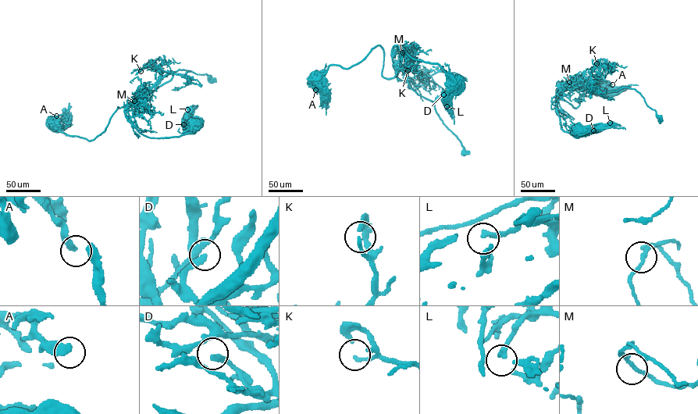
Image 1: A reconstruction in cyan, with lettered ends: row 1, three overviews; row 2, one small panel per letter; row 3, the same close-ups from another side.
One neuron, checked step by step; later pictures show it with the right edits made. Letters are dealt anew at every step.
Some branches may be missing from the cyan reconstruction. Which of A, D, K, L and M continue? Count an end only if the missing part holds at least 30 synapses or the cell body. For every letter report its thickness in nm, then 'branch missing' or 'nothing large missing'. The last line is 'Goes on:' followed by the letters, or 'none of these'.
A: 300 nm thick; nothing large missing
D: 170 nm thick; nothing large missing
K: 130 nm thick; nothing large missing
L: 160 nm thick; nothing large missing
M: 130 nm thick; nothing large missing
Goes on: none of these

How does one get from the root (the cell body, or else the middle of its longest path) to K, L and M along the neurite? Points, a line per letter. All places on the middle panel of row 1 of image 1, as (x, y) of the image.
K: (464, 153), (434, 102), (411, 87), (404, 70), (411, 69), (425, 76), (425, 84), (414, 84), (407, 70)
L: (464, 153), (434, 102), (411, 87), (393, 47), (436, 63), (453, 78), (446, 106)
M: (464, 153), (461, 142), (443, 123), (434, 102), (409, 85), (404, 71), (407, 57), (402, 52)

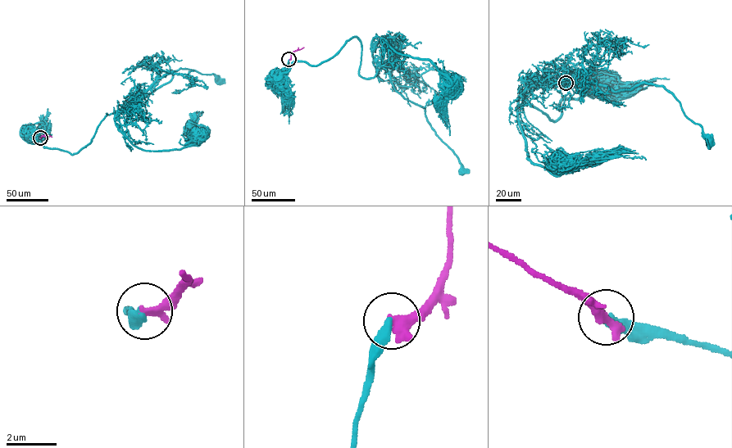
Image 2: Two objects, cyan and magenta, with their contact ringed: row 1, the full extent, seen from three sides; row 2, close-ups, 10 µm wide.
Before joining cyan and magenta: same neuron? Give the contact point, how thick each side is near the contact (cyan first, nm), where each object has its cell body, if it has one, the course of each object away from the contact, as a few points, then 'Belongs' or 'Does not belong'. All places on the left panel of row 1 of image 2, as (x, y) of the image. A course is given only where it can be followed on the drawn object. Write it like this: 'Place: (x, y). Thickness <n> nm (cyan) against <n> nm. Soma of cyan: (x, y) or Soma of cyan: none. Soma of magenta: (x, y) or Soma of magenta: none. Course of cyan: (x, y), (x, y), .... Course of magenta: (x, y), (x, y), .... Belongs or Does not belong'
Place: (40, 138). Thickness 320 nm (cyan) against 420 nm. Soma of cyan: (217, 79). Soma of magenta: none. Course of cyan: (40, 138), (35, 142), (45, 147), (75, 154), (106, 113), (121, 114), (176, 70), (218, 79). Course of magenta: (40, 138), (52, 137). Belongs

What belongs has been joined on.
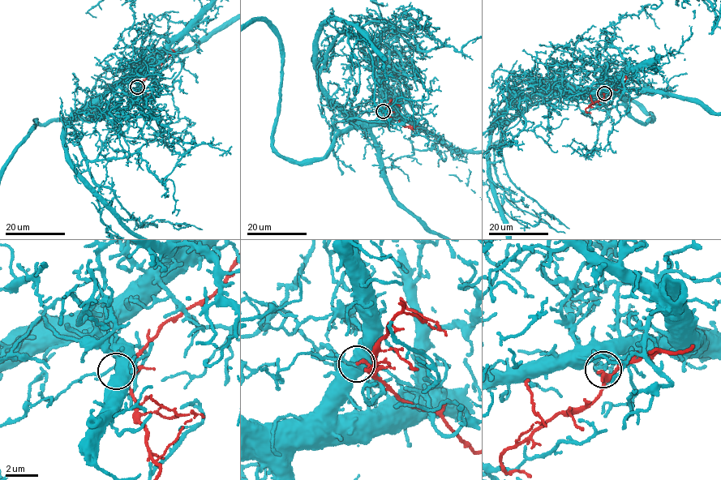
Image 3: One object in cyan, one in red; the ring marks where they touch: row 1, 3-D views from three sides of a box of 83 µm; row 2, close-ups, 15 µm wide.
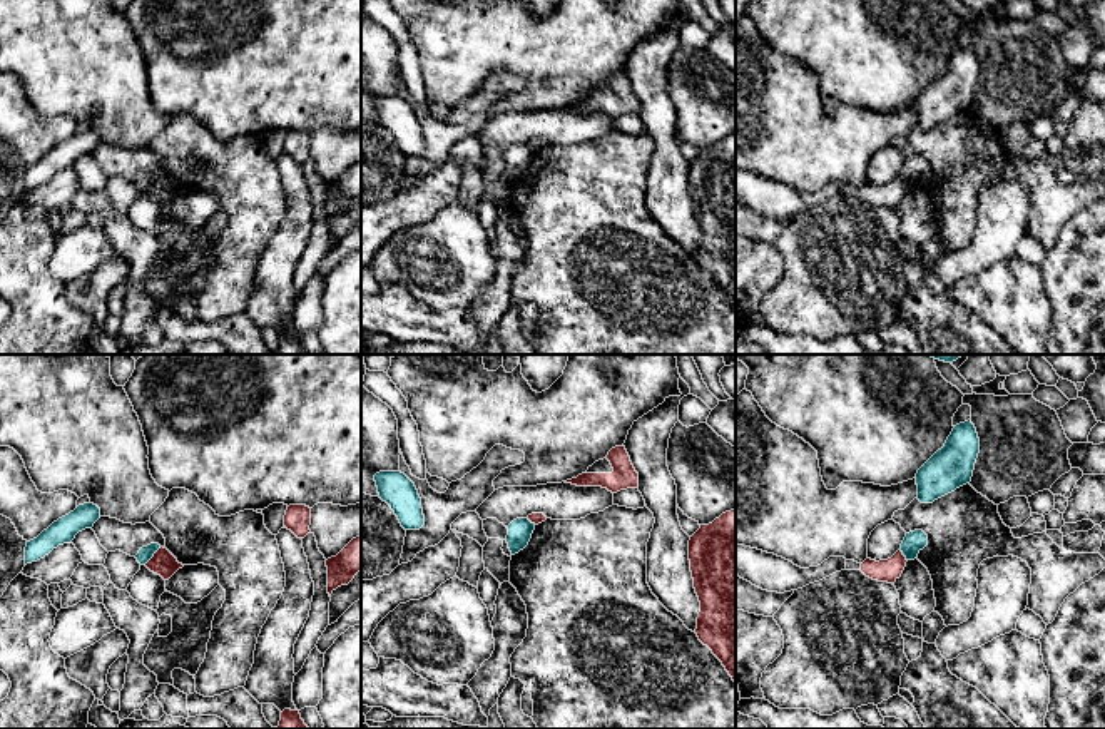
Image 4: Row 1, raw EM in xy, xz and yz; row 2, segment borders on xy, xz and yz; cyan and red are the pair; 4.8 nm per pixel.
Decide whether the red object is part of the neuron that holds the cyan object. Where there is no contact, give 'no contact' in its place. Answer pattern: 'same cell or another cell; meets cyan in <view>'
another cell; meets cyan in xy

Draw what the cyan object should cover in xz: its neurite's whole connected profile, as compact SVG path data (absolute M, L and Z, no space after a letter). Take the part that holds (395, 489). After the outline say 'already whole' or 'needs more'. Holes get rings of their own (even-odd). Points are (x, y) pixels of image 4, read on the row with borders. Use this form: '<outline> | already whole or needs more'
M401 472L374 475L379 498L386 502L405 530L420 530L425 525L421 498L415 483Z | already whole

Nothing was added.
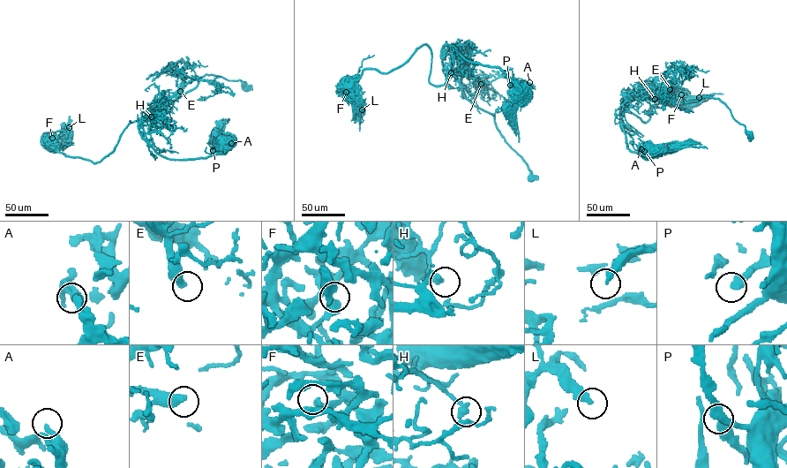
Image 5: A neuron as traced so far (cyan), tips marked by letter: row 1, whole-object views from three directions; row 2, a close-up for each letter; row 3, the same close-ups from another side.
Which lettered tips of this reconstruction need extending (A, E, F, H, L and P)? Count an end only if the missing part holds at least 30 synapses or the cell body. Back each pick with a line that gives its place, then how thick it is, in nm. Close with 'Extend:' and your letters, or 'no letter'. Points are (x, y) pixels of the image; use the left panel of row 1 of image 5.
E: Place: (180, 91). Thickness 440 nm
L: Place: (69, 127). Thickness 280 nm
Extend: E, L

